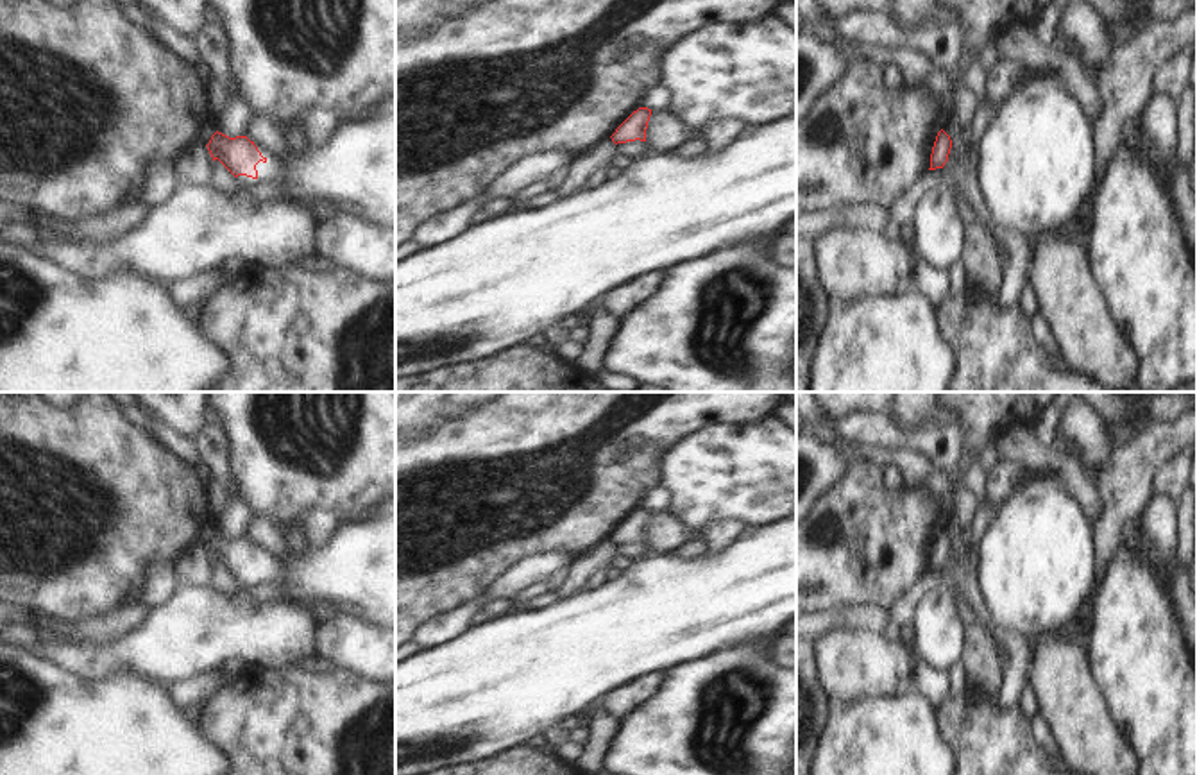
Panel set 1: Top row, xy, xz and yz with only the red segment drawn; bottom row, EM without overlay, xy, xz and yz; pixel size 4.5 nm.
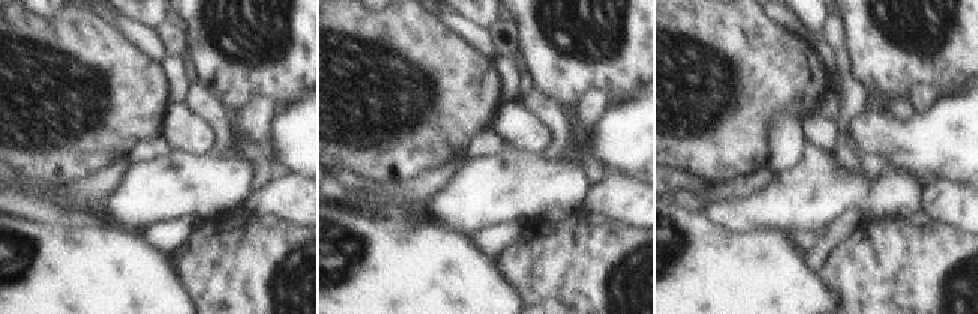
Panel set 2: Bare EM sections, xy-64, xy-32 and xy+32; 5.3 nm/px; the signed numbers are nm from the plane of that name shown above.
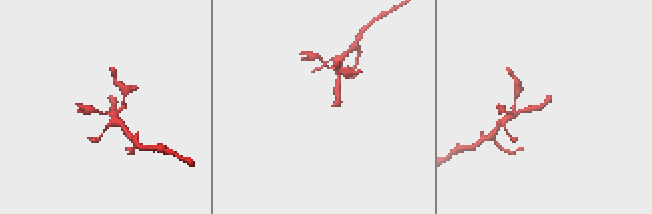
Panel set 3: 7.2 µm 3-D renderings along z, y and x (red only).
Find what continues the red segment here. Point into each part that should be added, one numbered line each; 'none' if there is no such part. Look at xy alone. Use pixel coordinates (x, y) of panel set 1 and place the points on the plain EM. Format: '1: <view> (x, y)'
1: xy (355, 573)

